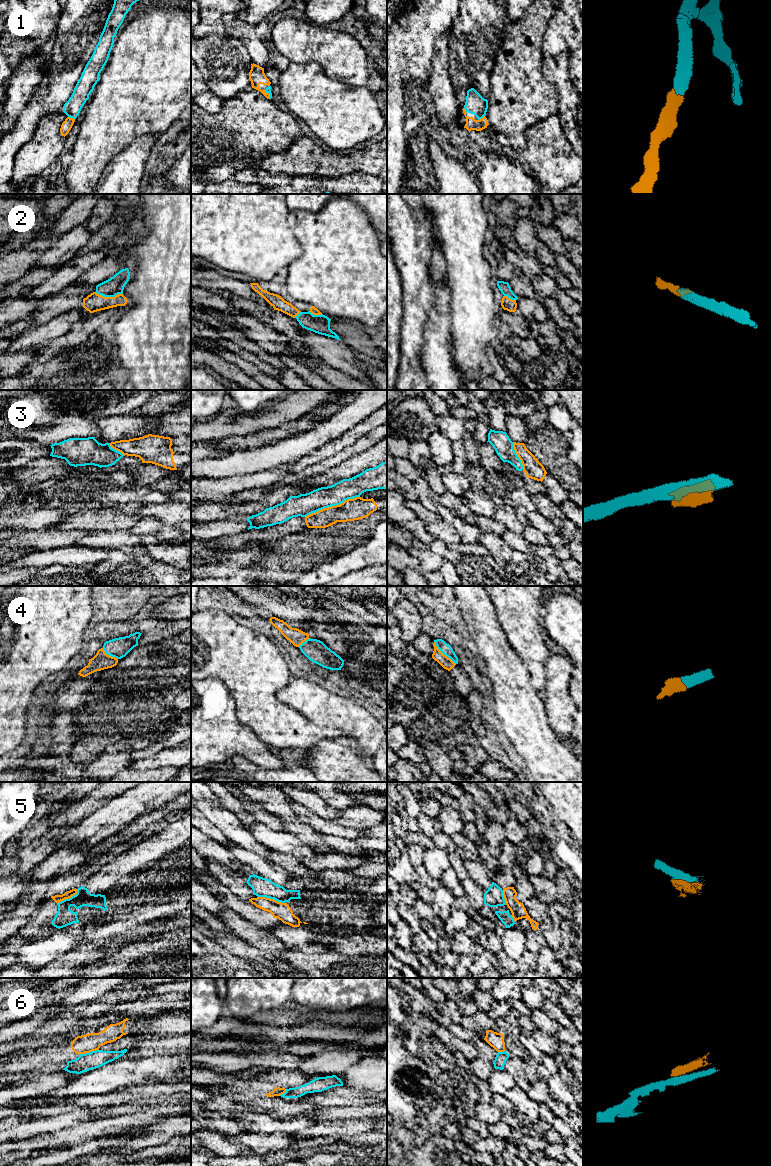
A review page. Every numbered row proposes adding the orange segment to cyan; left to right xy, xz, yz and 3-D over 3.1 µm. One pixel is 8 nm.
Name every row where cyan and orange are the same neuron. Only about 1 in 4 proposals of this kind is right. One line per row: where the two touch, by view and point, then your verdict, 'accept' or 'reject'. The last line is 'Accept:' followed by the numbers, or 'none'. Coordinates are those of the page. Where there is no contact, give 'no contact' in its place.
1: contact xy (71, 117); accept
2: contact xy (109, 296); accept
3: contact xz (332, 505); reject
4: contact yz (443, 653); accept
5: contact xz (271, 898); reject
6: contact xy (88, 1053); reject
Accept: 1, 2, 4

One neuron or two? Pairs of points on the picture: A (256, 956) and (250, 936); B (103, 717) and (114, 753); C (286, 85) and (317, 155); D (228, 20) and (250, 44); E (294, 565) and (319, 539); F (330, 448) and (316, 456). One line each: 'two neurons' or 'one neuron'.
A: two neurons
B: two neurons
C: two neurons
D: one neuron
E: one neuron
F: one neuron

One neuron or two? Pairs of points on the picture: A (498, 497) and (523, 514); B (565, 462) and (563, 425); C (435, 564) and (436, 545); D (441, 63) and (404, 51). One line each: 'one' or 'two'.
A: two
B: two
C: two
D: two

